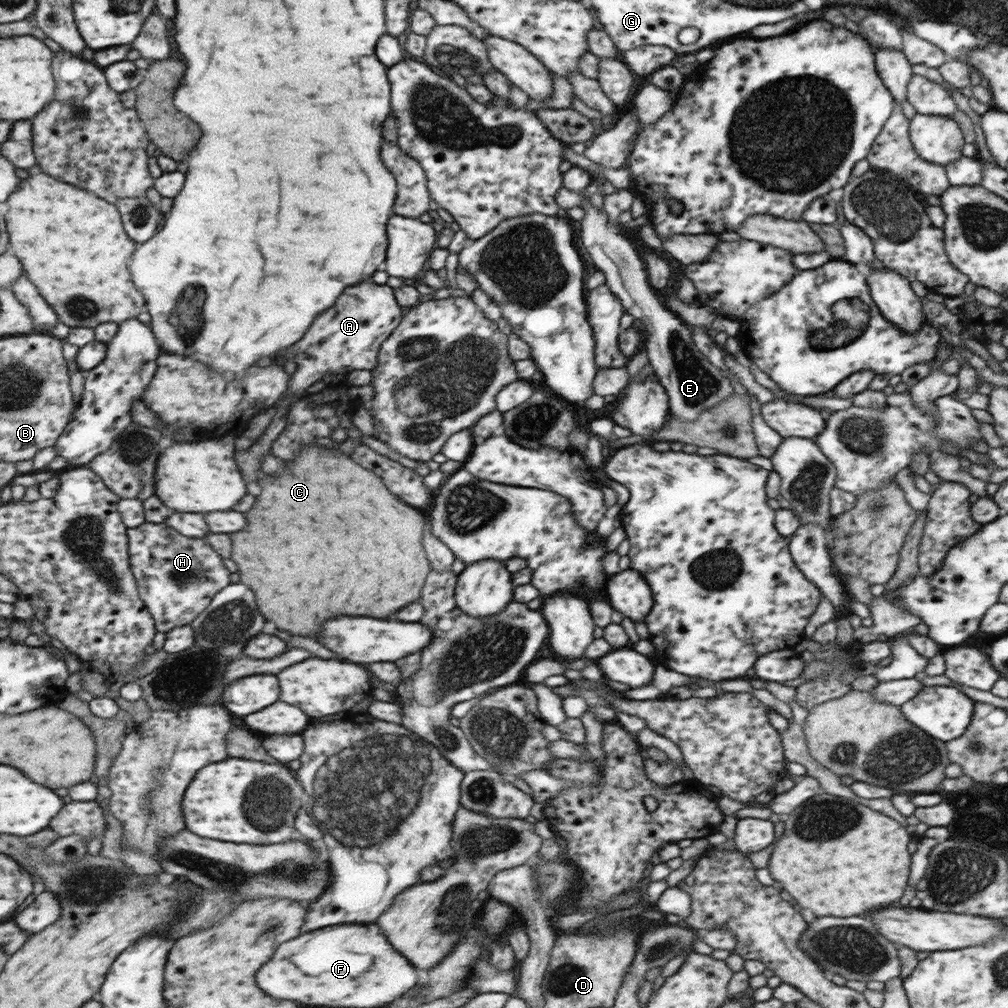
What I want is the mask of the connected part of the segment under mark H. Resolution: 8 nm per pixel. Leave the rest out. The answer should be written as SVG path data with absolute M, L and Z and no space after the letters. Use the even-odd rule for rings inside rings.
M151 522L139 528L129 529L128 536L132 571L140 586L140 596L153 613L159 632L166 634L177 627L191 625L199 614L208 610L216 595L231 585L231 572L225 568L223 558L203 538L187 538L167 524L151 524Z

